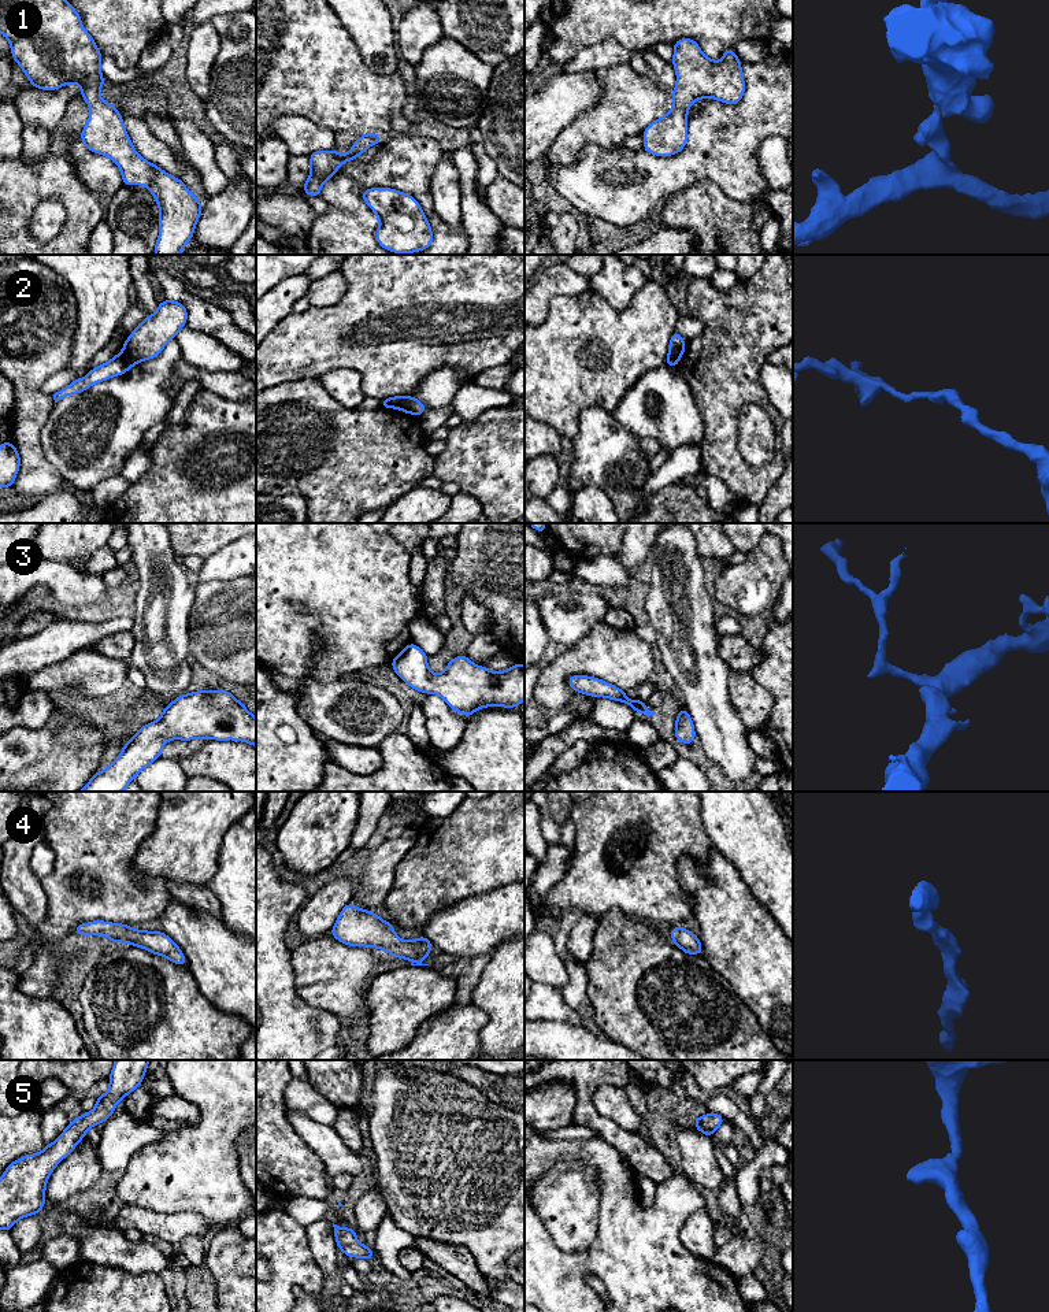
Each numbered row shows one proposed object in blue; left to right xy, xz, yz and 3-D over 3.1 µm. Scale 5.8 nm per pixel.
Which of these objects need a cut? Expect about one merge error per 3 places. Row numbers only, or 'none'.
2

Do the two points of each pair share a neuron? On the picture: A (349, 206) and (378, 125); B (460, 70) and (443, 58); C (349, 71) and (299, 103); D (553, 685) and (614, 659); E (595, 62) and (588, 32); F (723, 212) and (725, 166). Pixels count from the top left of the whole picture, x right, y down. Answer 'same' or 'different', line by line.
A: different
B: same
C: same
D: same
E: different
F: different

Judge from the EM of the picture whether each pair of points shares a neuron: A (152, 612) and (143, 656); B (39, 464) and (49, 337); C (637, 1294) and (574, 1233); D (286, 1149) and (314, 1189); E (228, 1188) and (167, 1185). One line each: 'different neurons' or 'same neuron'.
A: same neuron
B: same neuron
C: different neurons
D: same neuron
E: same neuron

